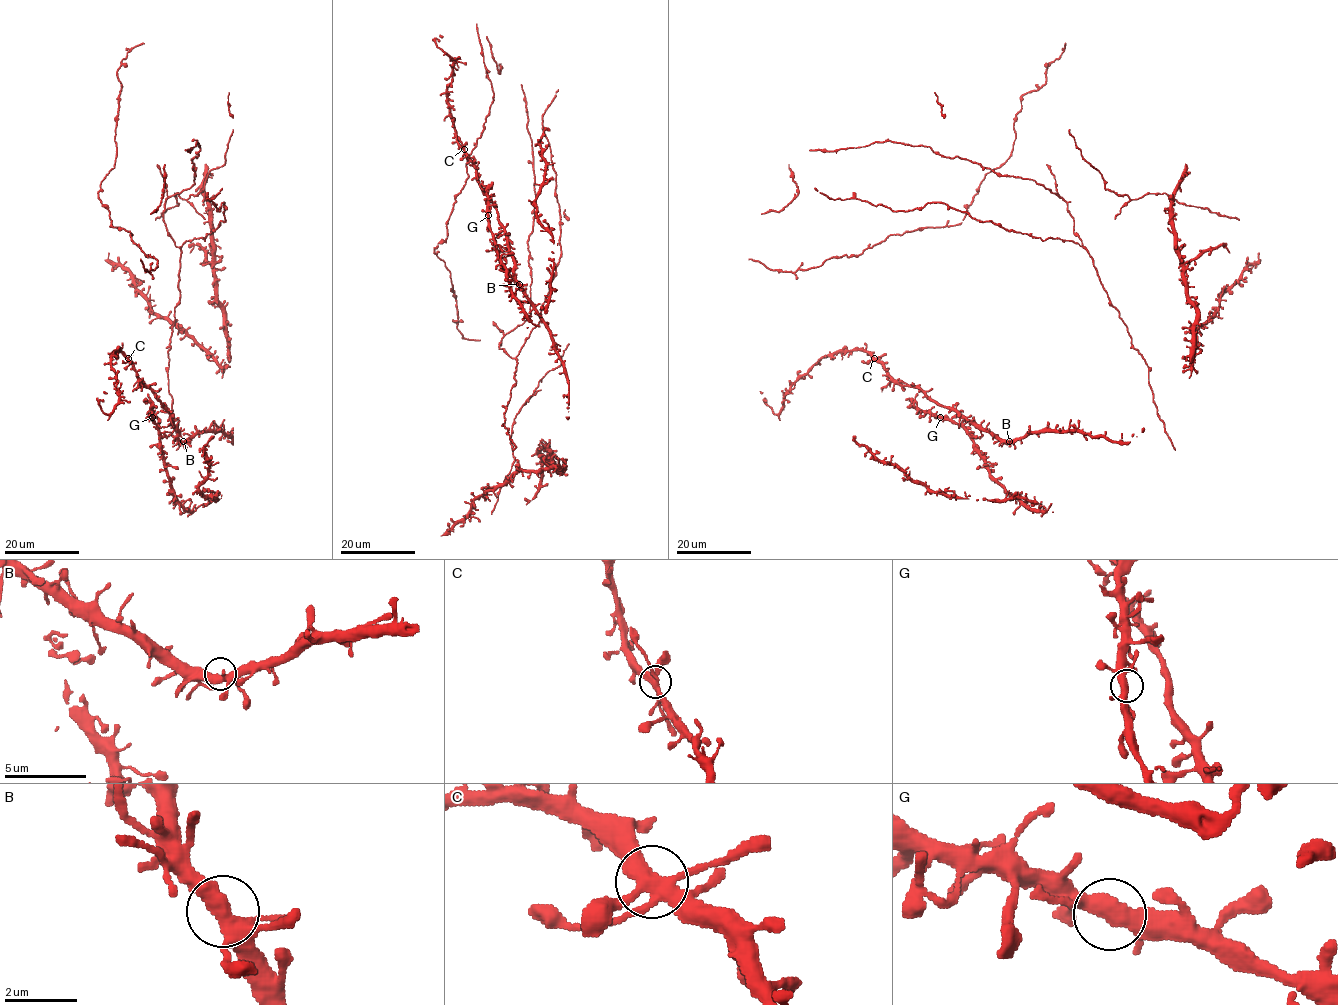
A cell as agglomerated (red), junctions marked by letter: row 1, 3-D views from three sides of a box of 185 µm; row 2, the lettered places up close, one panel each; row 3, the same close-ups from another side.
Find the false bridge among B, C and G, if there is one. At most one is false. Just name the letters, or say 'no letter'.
no letter

